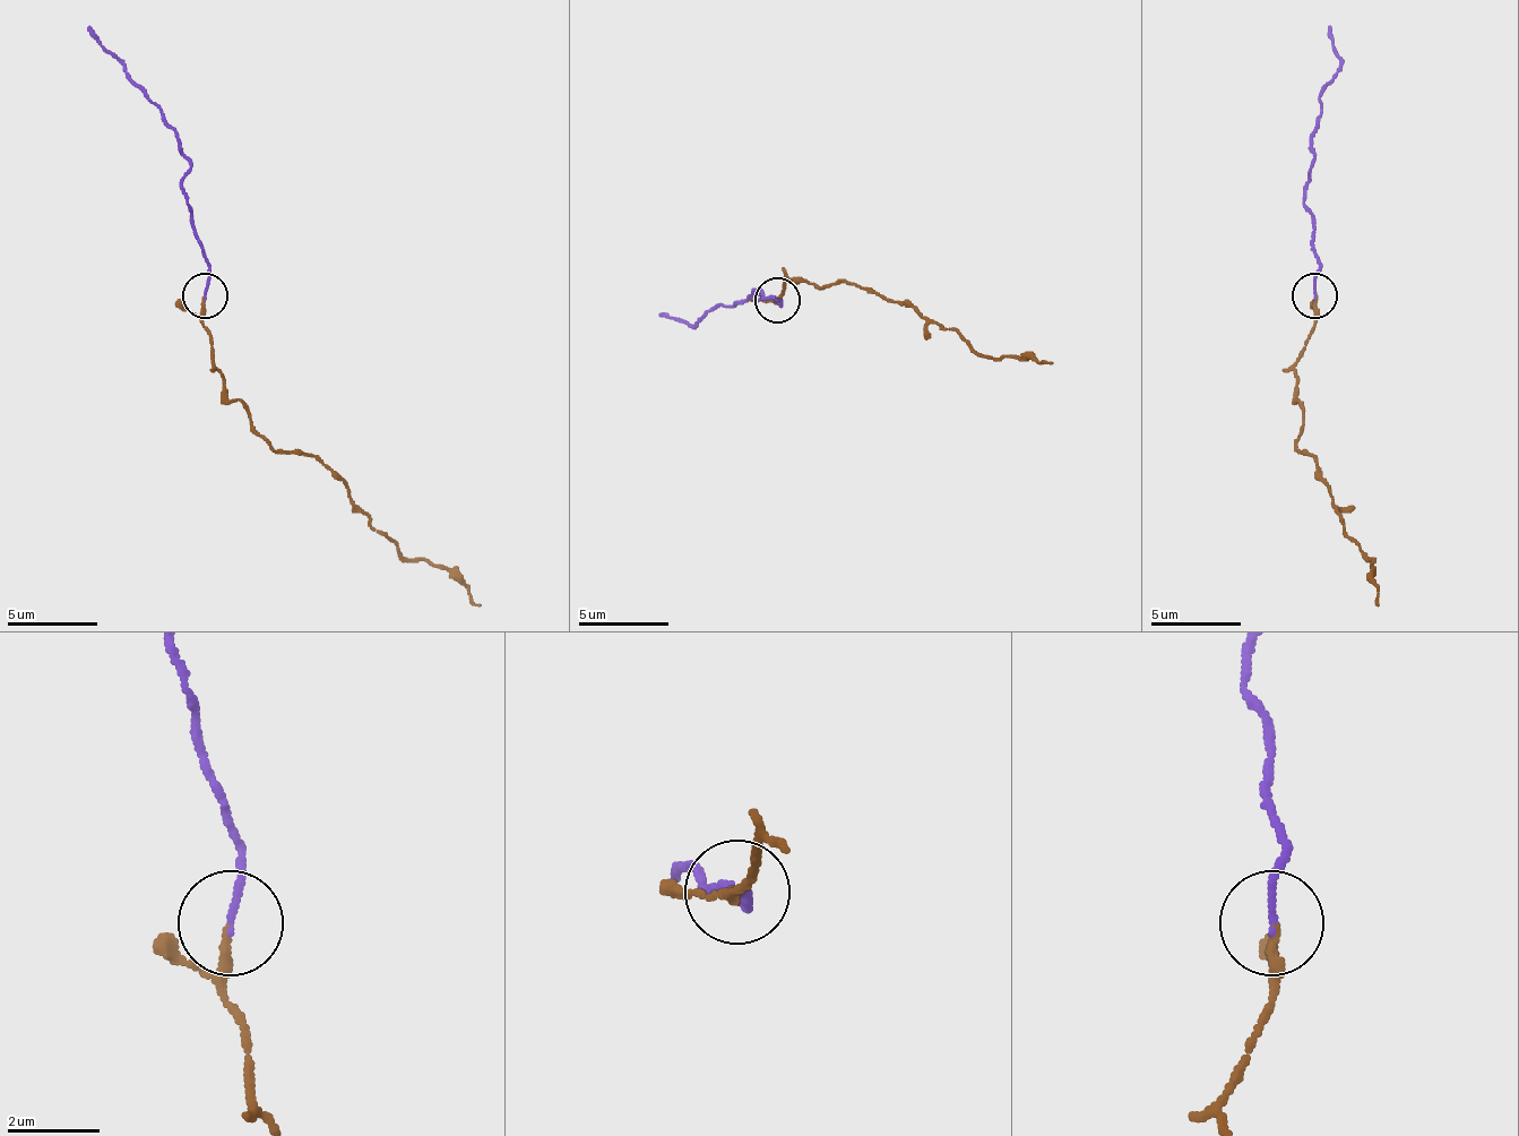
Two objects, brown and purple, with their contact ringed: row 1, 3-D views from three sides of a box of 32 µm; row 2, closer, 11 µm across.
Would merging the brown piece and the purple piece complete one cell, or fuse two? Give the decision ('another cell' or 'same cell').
same cell

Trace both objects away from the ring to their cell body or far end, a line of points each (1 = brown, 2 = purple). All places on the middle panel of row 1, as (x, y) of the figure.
1: (776, 301), (785, 283), (817, 287), (848, 283), (952, 328), (980, 355), (1016, 355), (1052, 364)
2: (776, 301), (753, 292), (762, 297), (717, 306), (699, 324), (663, 315)

